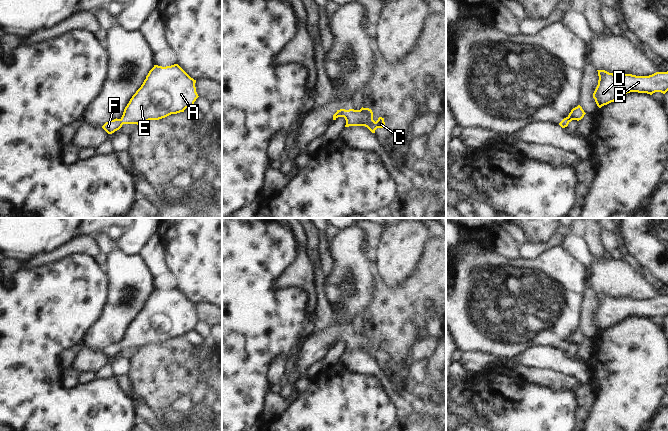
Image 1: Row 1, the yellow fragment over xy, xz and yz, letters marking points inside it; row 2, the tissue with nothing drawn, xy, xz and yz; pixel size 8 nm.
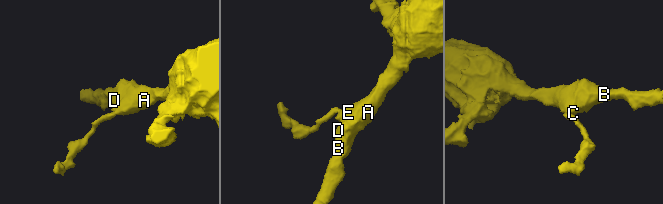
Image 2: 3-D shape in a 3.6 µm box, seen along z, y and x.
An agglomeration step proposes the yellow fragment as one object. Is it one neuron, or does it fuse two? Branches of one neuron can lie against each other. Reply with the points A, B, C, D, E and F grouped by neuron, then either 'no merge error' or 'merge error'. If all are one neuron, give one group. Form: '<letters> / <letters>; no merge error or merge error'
A B C D E F; no merge error

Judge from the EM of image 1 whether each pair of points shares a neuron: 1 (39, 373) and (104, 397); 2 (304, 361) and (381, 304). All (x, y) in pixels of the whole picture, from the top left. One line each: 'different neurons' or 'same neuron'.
1: same neuron
2: different neurons

